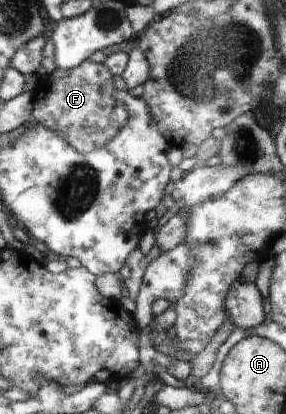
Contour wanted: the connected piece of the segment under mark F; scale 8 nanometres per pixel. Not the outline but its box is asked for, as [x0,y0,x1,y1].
[32,60,129,153]

